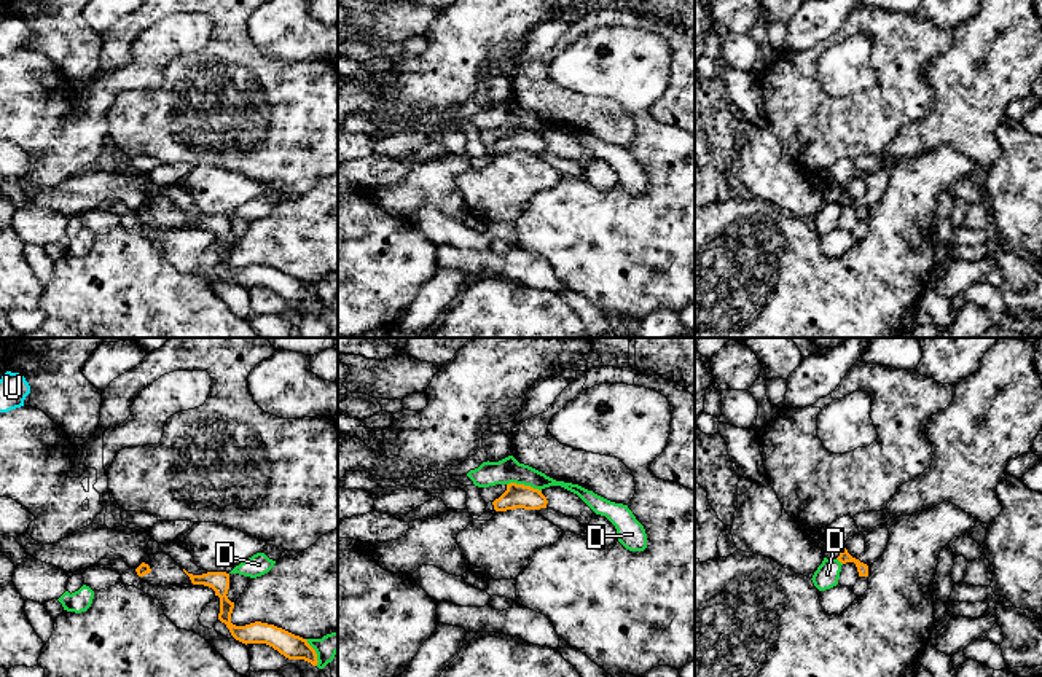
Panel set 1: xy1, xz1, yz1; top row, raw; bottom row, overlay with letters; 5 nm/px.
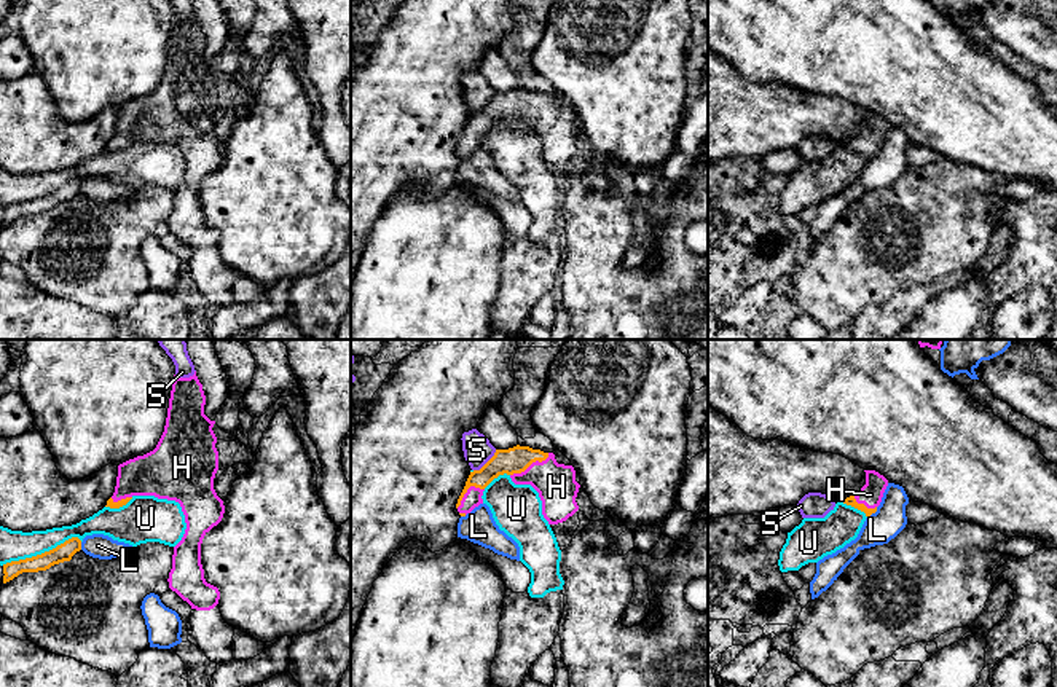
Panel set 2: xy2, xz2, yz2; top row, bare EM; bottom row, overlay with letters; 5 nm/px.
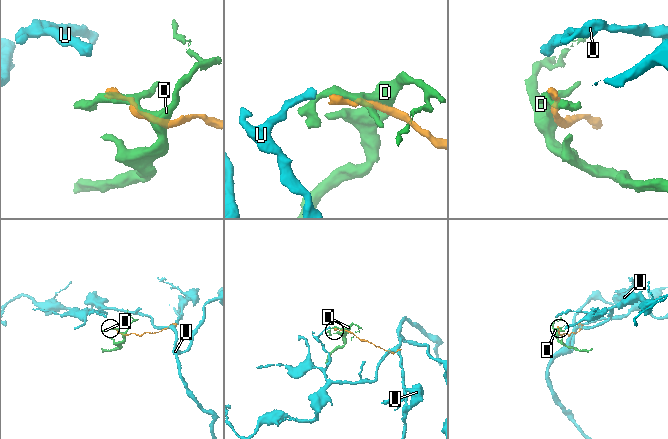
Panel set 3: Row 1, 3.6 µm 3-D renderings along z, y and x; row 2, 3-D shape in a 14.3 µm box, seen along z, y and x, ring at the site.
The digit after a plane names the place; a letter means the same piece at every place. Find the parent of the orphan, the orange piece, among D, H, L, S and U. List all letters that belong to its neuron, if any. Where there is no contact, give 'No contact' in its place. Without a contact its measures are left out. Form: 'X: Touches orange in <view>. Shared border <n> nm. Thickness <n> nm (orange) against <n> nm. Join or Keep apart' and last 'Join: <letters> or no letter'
D: Touches orange in xz1. Shared border 180 nm. Thickness 130 nm (orange) against 130 nm. Keep apart
H: Touches orange in xz2. Shared border 240 nm. Thickness 140 nm (orange) against 200 nm. Join
L: Touches orange in yz2. Shared border 80 nm. Thickness 50 nm (orange) against 160 nm. Keep apart
S: Touches orange in xz2. Shared border 160 nm. Thickness 140 nm (orange) against 140 nm. Keep apart
U: Touches orange in xy2. Shared border 420 nm. Thickness 90 nm (orange) against 150 nm. Keep apart
Join: H

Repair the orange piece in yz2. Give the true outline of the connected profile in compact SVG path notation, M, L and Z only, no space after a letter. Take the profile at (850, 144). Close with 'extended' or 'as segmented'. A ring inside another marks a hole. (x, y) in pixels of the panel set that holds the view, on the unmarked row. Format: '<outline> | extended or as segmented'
M875 113L866 115L866 128L856 139L850 139L843 143L843 147L851 148L870 159L877 155L877 150L882 145L883 135L888 129L888 123Z | extended

